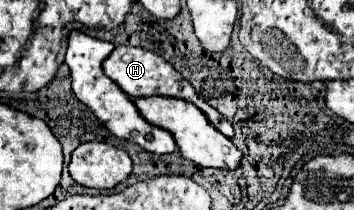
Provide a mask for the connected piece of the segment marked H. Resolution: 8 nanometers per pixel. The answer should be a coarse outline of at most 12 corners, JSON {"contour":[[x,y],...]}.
{"contour":[[116,46],[102,68],[130,98],[192,102],[228,138],[230,124],[158,54]]}

